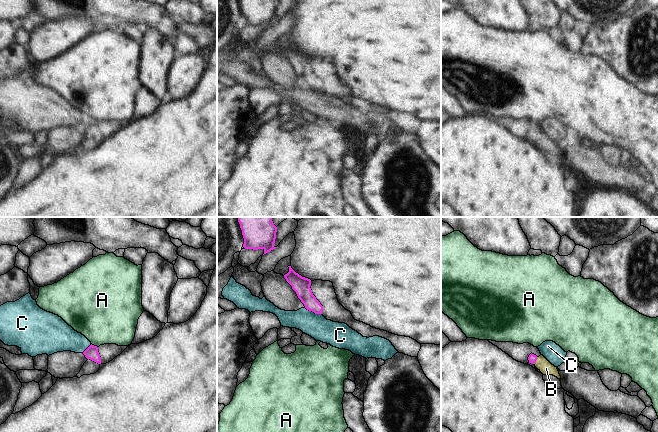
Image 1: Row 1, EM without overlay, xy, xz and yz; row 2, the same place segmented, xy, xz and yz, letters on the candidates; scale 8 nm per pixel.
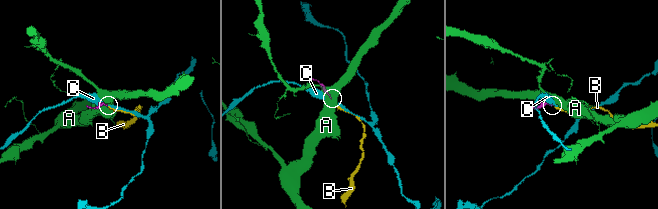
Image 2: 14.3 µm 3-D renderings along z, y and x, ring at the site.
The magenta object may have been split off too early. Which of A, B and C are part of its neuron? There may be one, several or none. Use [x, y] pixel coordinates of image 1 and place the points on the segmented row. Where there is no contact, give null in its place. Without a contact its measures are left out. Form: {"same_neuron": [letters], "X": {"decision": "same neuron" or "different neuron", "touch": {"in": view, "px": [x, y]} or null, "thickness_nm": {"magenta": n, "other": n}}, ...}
{"same_neuron": ["B"], "A": {"decision": "different neuron", "touch": {"in": "xy", "px": [93, 345]}, "thickness_nm": {"magenta": 100, "other": 440}}, "B": {"decision": "same neuron", "touch": {"in": "yz", "px": [536, 359]}, "thickness_nm": {"magenta": 70, "other": 110}}, "C": {"decision": "different neuron", "touch": {"in": "xz", "px": [313, 311]}, "thickness_nm": {"magenta": 140, "other": 190}}}

